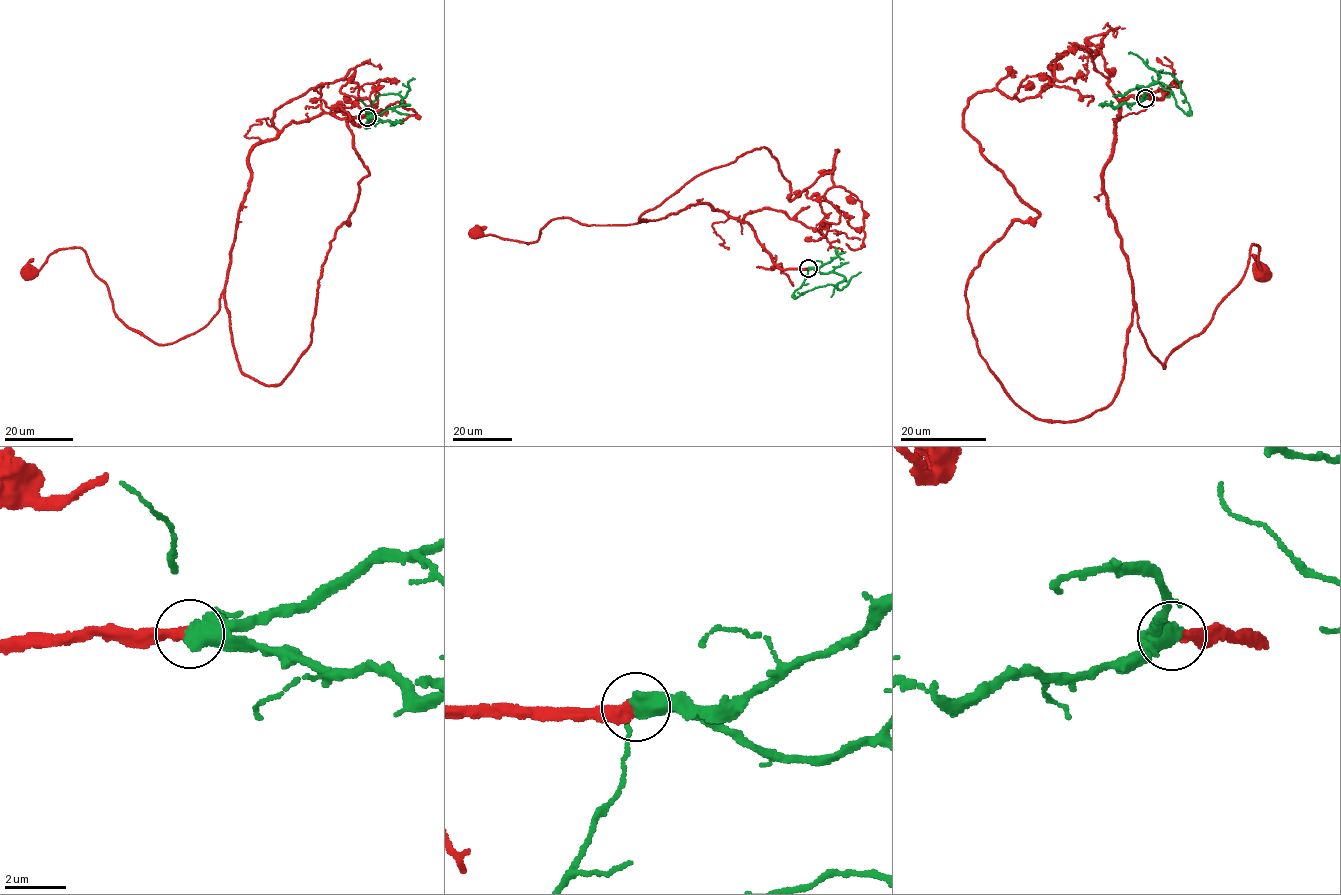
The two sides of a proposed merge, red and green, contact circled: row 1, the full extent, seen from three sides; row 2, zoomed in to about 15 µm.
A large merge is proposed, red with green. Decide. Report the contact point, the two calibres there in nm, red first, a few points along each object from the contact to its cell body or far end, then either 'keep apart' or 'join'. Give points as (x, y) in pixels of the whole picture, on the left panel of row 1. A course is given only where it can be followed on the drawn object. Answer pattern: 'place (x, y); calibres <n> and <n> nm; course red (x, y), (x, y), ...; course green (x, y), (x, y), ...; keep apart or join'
place (367, 117); calibres 420 and 650 nm; course red (367, 116), (292, 121), (253, 148), (219, 310), (174, 342), (120, 321), (82, 248), (27, 273); course green (367, 116), (408, 105), (394, 93), (379, 94), (372, 102), (366, 127), (365, 106), (359, 100); join

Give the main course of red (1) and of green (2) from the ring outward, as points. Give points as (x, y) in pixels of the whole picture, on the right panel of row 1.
1: (1145, 97), (1164, 98), (1119, 108), (1102, 188), (1151, 353), (1164, 368), (1210, 323), (1255, 244), (1261, 272)
2: (1145, 97), (1136, 86), (1170, 73), (1189, 111), (1152, 76)

